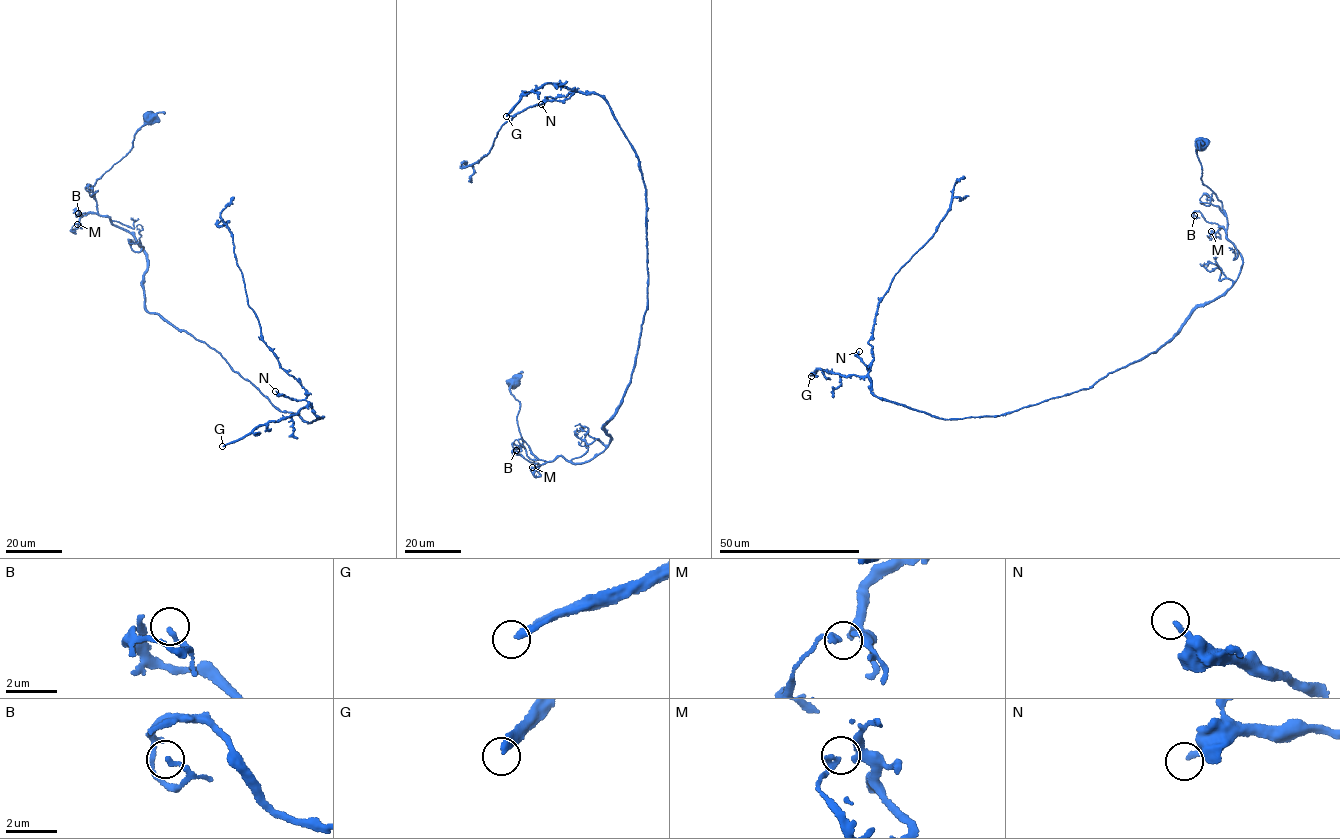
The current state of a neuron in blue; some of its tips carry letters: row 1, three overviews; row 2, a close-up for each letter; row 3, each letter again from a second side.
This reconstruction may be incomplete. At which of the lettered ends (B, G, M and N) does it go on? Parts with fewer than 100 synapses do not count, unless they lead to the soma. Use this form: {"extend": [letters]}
{"extend": ["G"]}

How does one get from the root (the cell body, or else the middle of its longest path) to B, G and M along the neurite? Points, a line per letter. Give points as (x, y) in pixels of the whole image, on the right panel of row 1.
B: (1202, 144), (1196, 146), (1200, 177), (1221, 202), (1227, 228), (1209, 222), (1199, 211), (1194, 215)
G: (1202, 144), (1241, 269), (1155, 351), (1088, 388), (958, 419), (878, 397), (864, 376), (811, 376)
M: (1202, 144), (1196, 150), (1202, 182), (1221, 202), (1227, 217), (1226, 228), (1219, 226), (1220, 238), (1211, 231)

